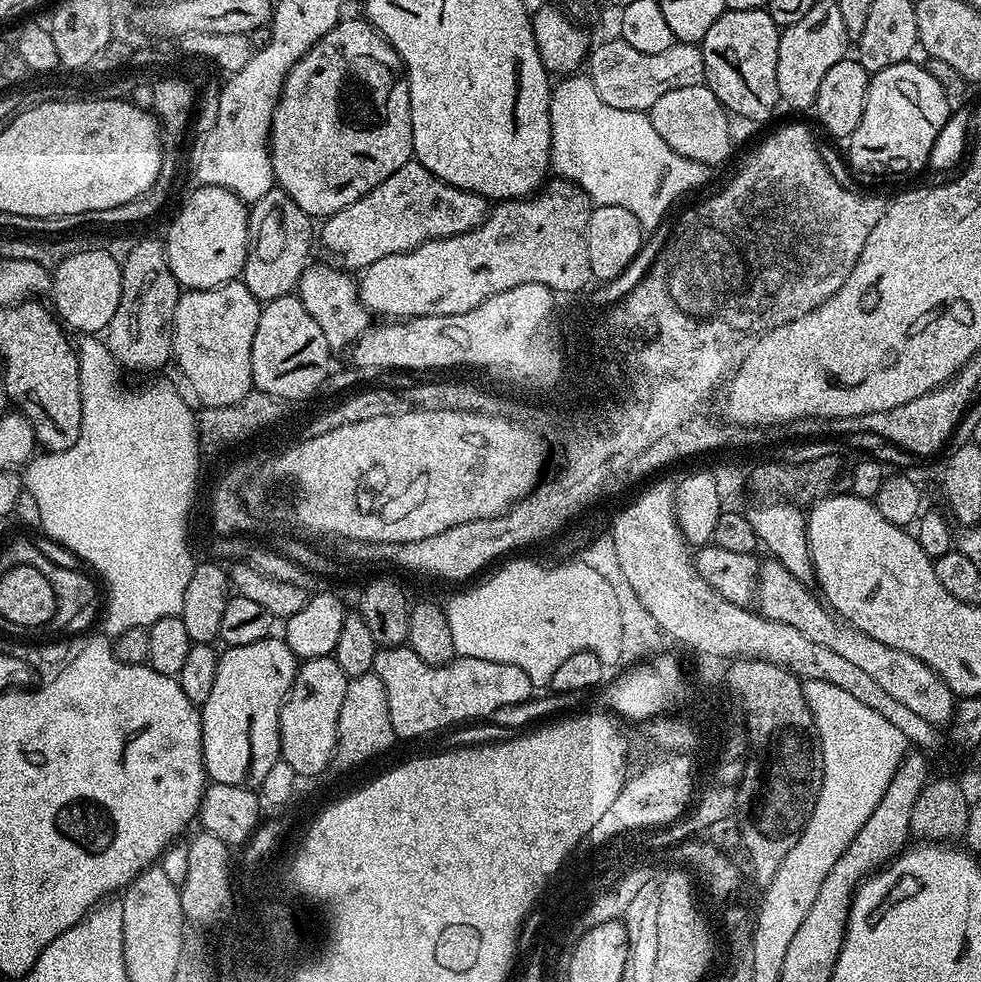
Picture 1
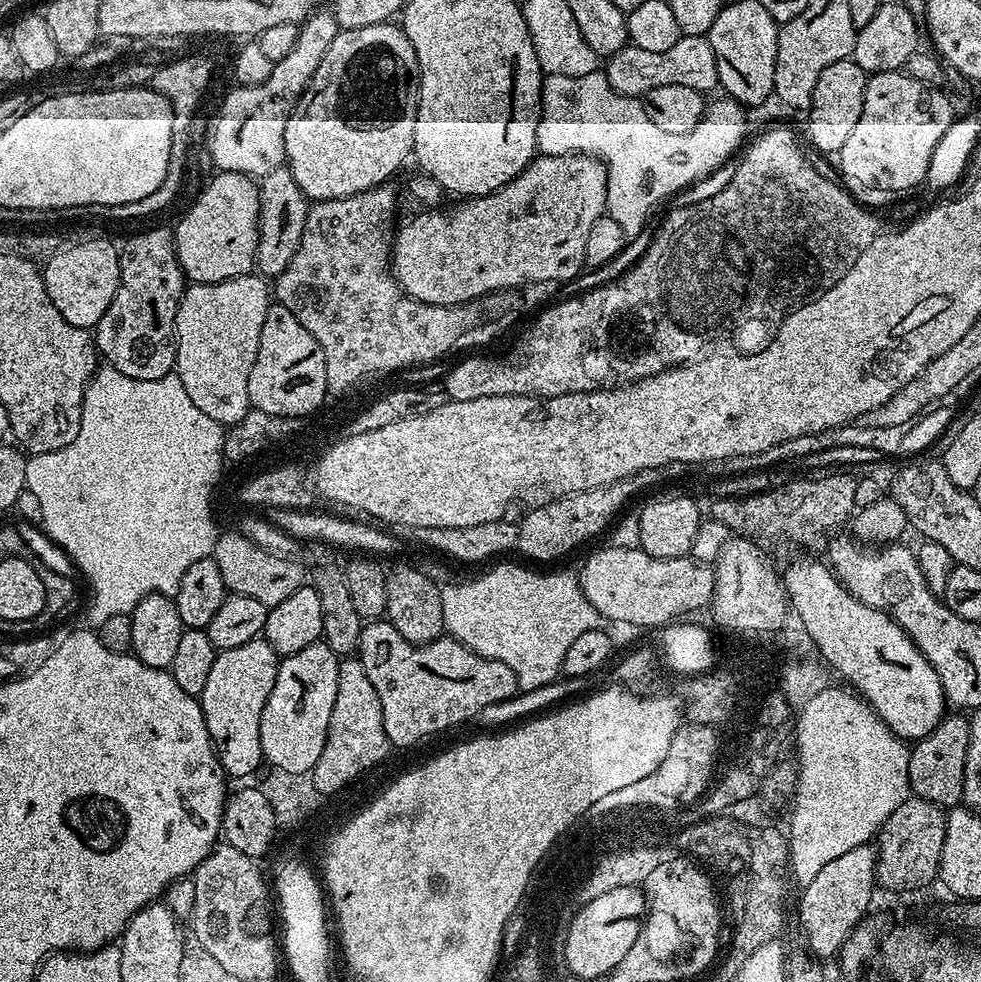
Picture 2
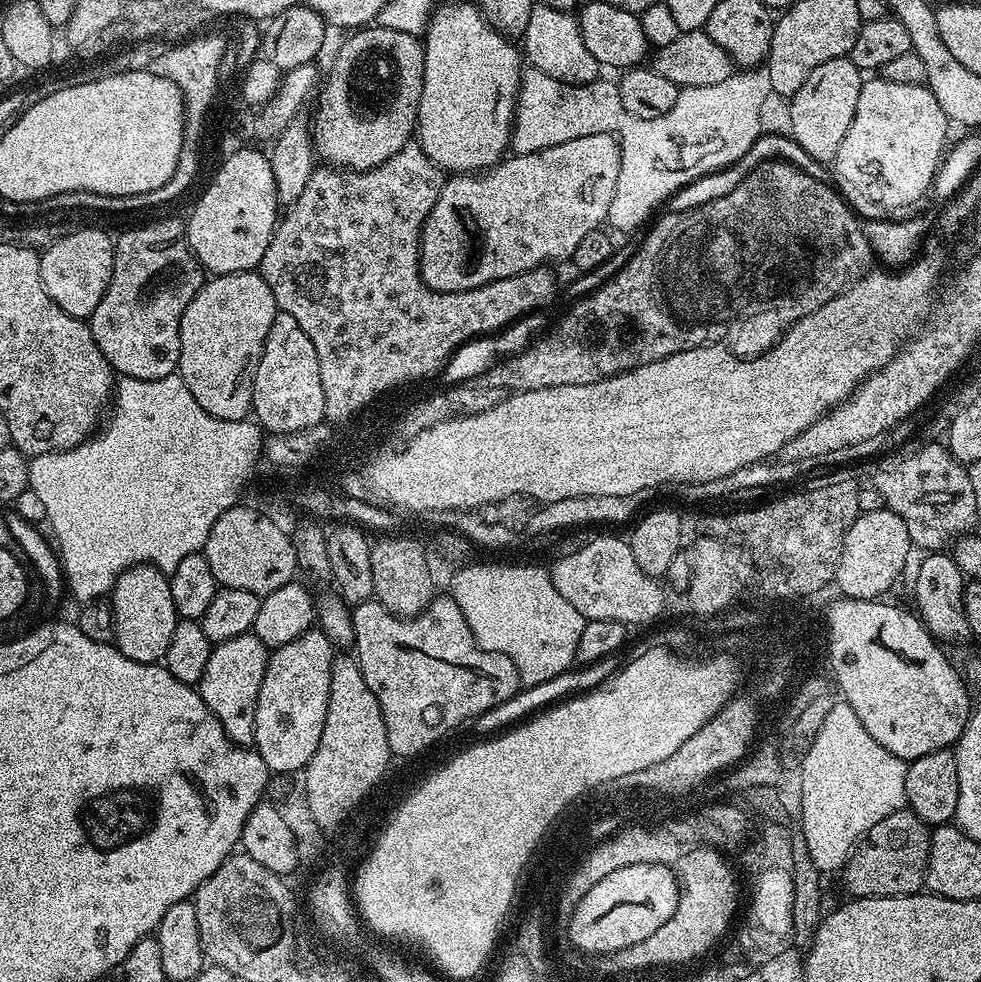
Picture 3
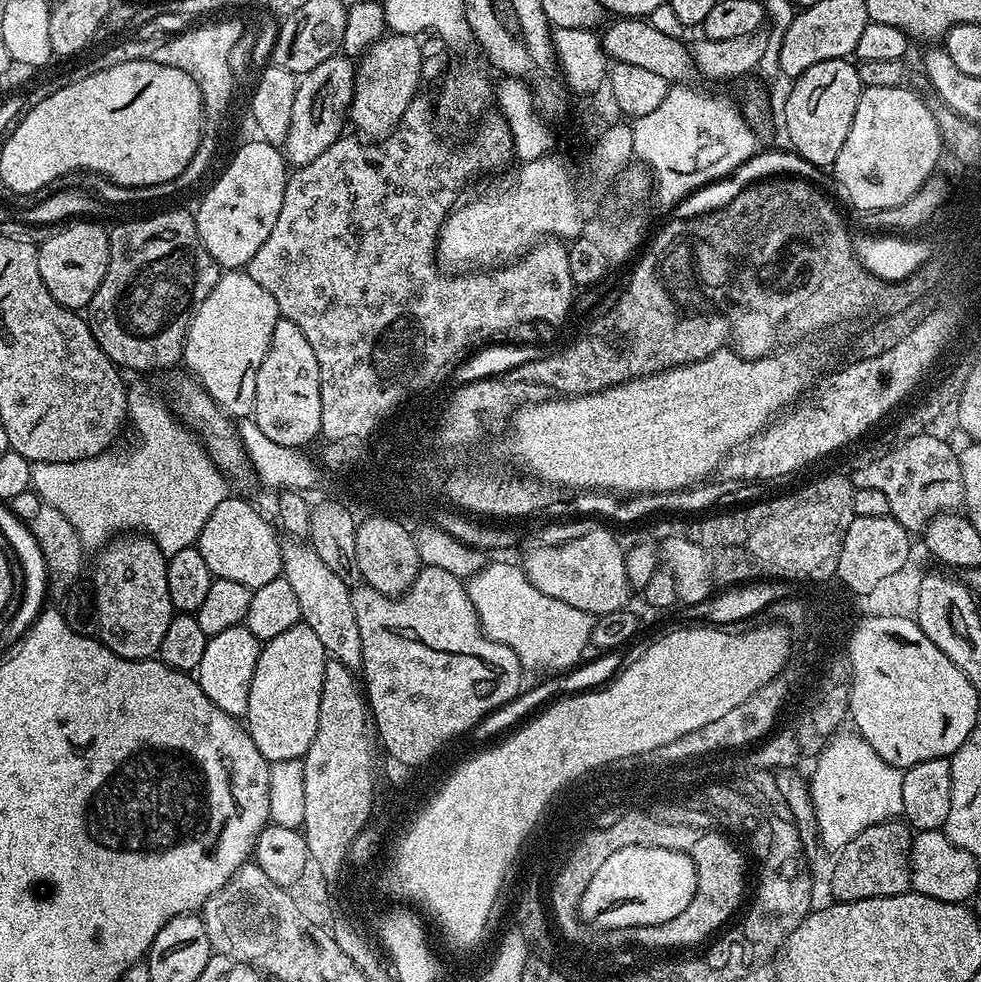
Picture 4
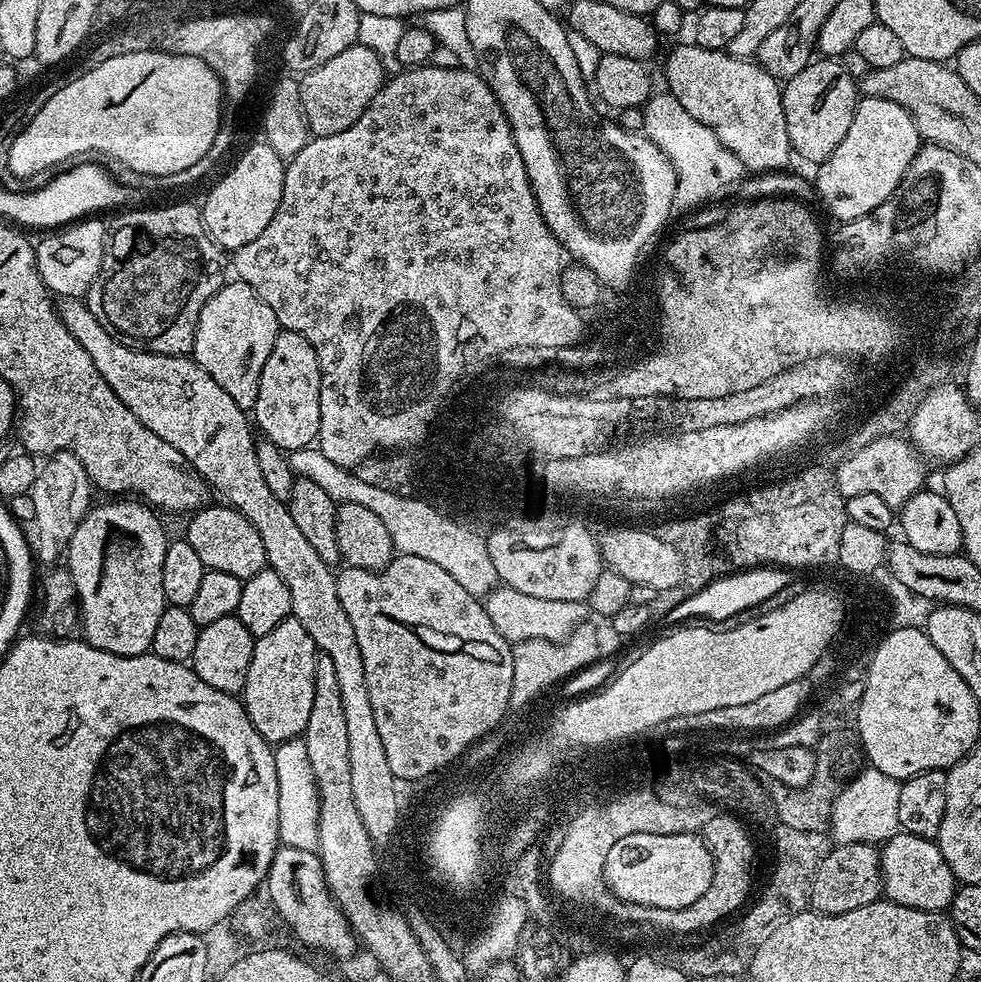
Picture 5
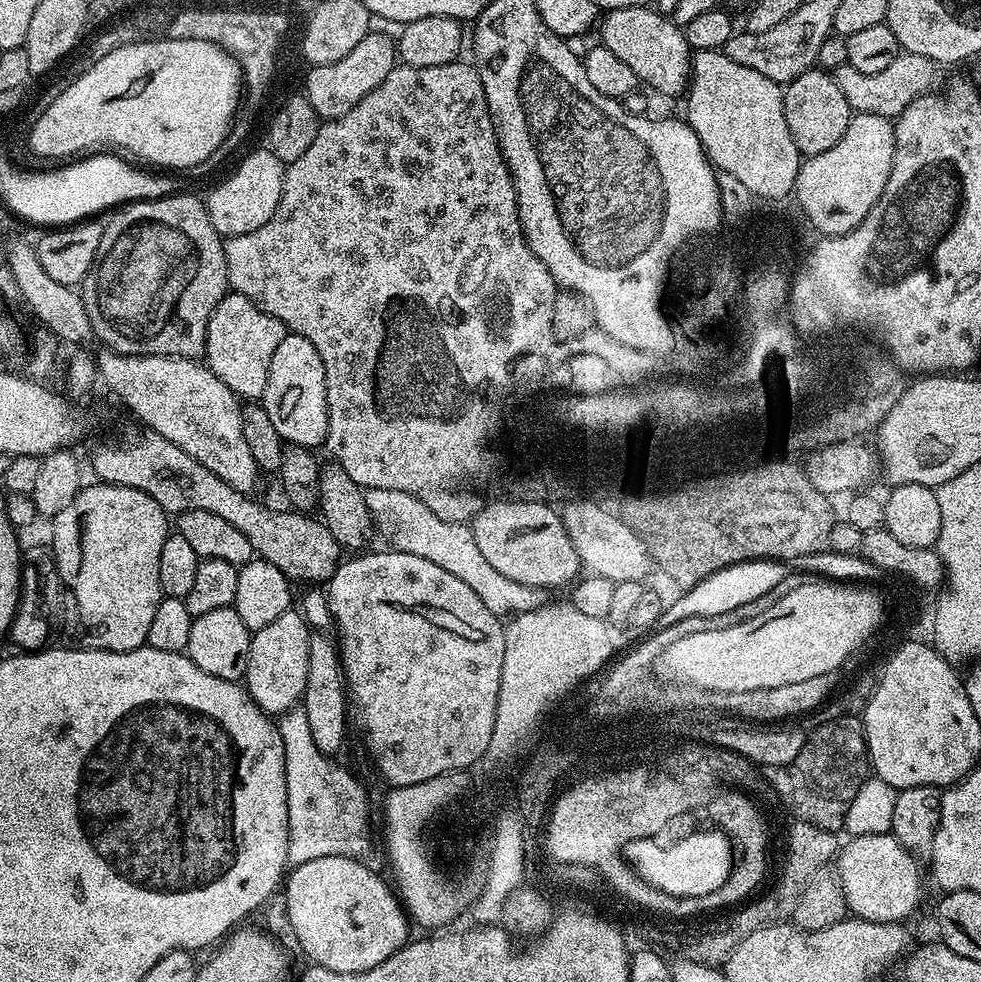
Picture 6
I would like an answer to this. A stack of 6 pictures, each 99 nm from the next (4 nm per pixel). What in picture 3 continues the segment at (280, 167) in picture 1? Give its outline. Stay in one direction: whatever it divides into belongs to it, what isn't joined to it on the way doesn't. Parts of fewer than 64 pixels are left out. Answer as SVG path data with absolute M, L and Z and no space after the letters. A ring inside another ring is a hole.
M368 26L349 36L352 37L341 46L328 72L324 89L323 84L319 89L320 105L316 108L316 124L314 120L314 147L325 165L337 170L365 172L398 154L398 150L413 139L424 85L424 45L417 37L402 34L402 30L379 26ZM360 92L377 100L377 104L352 104L352 100L359 98Z

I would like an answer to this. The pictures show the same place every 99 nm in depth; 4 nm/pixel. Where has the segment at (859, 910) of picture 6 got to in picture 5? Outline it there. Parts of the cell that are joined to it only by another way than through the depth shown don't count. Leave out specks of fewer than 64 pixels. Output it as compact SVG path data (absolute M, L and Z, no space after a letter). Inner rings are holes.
M903 830L885 840L880 848L880 879L883 895L887 899L927 912L951 909L958 887L956 876L946 858L942 858L942 850L935 839L915 836Z

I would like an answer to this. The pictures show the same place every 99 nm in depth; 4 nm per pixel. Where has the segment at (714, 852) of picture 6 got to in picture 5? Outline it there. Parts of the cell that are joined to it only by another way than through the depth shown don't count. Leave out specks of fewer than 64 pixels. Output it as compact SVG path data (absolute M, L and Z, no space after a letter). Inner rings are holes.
M695 832L676 834L634 833L618 838L618 842L610 849L604 862L603 883L613 897L642 906L661 908L662 910L682 910L690 906L690 902L698 902L702 894L706 894L710 886L710 878L714 875L712 855L704 844L703 835Z

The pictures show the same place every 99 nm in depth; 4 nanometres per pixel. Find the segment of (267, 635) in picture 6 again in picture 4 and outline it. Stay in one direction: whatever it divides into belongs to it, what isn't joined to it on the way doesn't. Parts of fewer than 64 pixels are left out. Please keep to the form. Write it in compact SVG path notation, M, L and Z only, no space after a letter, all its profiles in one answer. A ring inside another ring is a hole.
M303 622L290 626L278 634L278 638L263 641L258 654L258 666L254 666L254 678L250 678L250 698L248 699L248 715L246 727L252 736L254 746L258 746L258 754L270 762L286 762L287 760L303 760L310 750L310 742L314 742L314 734L318 734L318 706L322 702L322 678L326 671L326 662L330 659L324 651L318 634L310 630Z

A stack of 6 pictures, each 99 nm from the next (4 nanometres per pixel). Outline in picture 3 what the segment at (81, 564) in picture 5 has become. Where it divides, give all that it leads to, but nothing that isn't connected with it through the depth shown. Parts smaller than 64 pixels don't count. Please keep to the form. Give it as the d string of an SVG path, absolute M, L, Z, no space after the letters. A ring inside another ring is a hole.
M135 564L116 579L110 593L110 607L114 625L114 647L134 662L160 664L166 654L166 646L170 646L170 637L174 635L174 626L178 619L174 598L170 598L168 576L152 564Z

